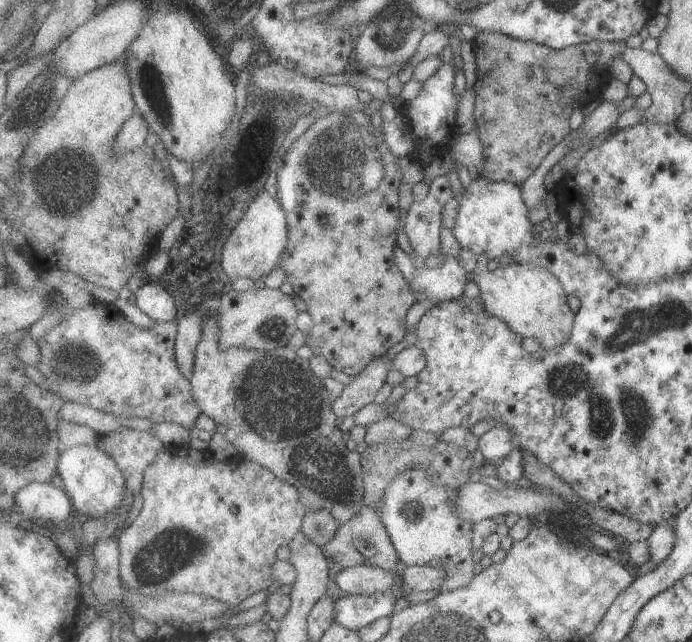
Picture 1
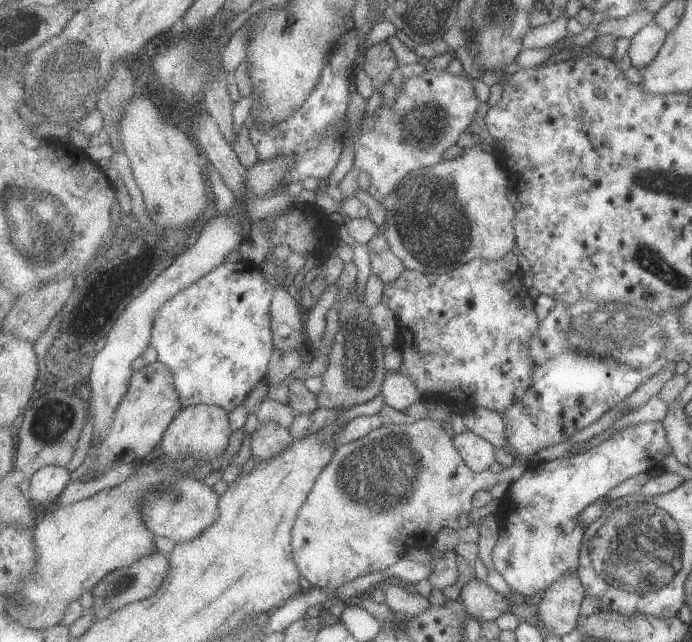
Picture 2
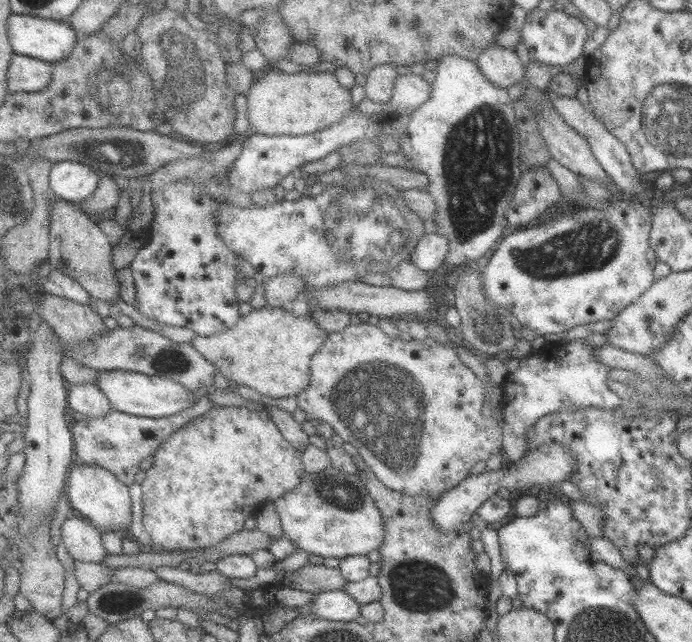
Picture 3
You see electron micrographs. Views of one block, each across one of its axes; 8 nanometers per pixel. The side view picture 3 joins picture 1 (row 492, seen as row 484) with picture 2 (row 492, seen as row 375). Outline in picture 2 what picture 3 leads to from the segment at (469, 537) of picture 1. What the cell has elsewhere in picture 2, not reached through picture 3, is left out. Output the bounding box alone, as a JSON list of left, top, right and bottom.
[292,418,530,591]

